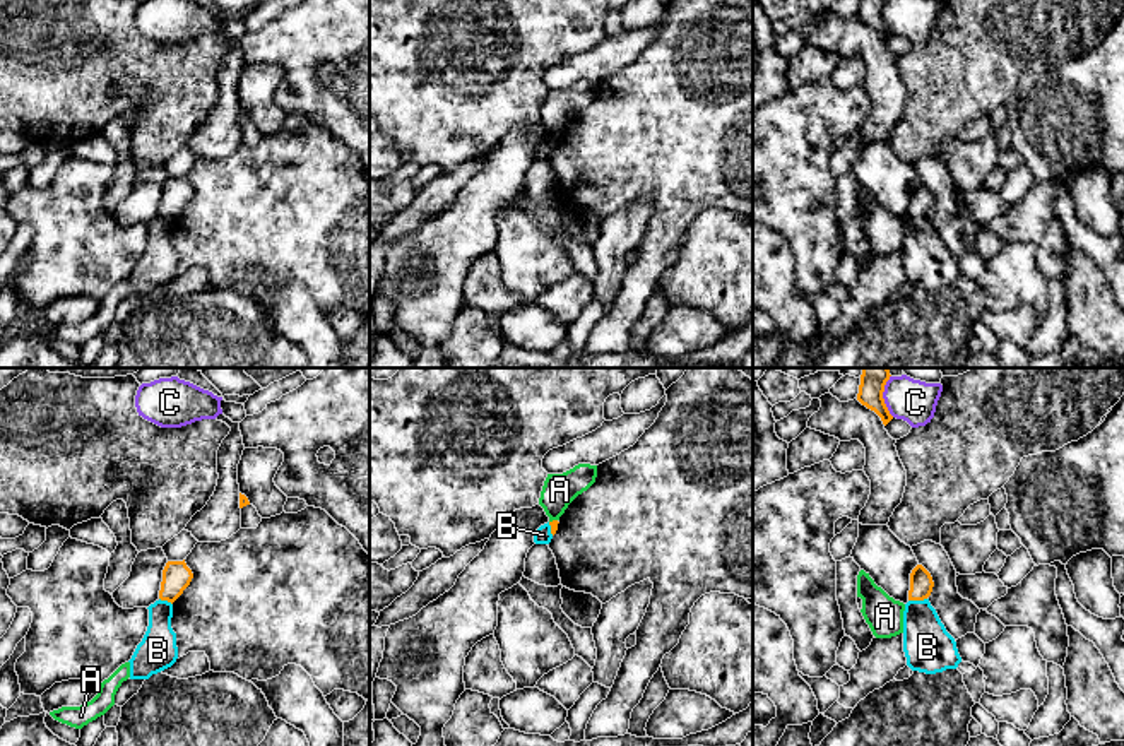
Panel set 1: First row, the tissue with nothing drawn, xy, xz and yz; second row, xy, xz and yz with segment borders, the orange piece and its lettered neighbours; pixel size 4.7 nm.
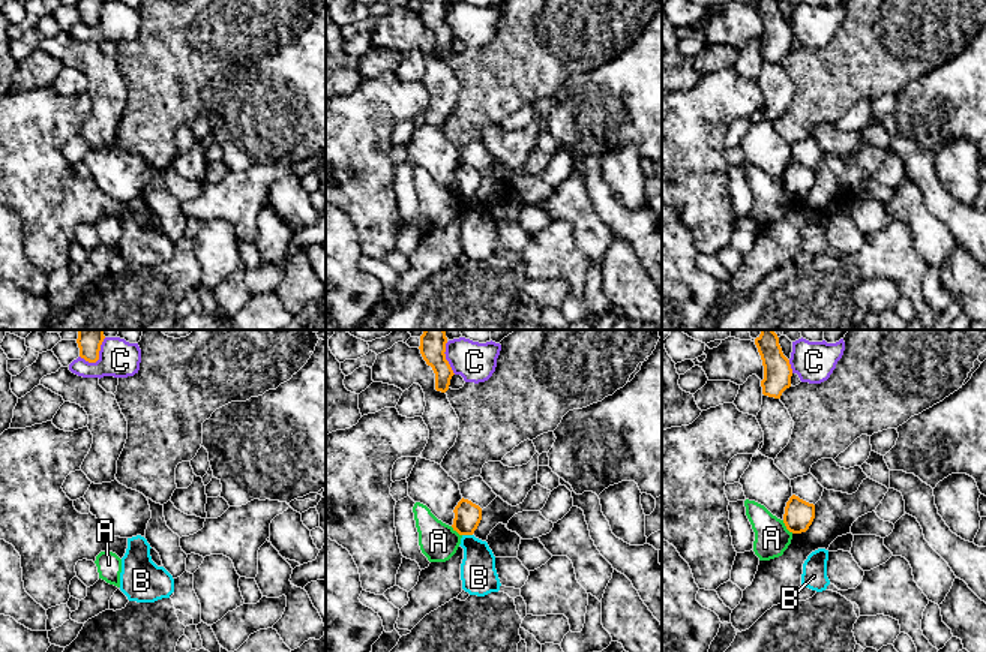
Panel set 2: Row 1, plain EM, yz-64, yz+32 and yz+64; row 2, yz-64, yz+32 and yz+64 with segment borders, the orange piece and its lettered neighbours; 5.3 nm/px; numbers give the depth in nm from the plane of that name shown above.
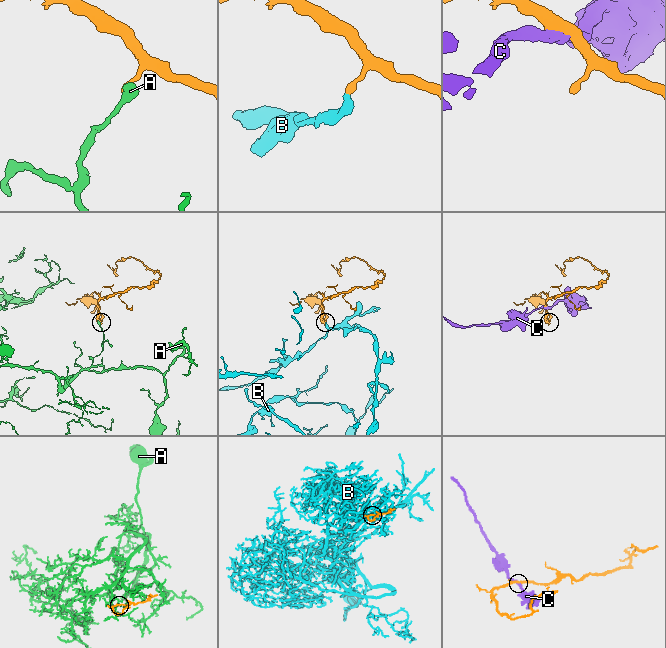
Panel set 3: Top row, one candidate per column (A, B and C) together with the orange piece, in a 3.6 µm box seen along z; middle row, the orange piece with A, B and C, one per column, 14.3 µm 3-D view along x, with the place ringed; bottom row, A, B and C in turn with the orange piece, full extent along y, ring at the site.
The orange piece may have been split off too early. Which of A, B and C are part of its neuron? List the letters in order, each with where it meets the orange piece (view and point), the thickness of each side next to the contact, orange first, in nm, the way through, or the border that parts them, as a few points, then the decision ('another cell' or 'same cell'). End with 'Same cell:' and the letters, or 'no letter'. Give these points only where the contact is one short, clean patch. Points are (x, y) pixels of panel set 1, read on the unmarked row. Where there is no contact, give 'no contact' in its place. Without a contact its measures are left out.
A: meets orange in xz at (553, 137); 40 nm thick on the orange side, 160 nm on the other; border along xz (556, 136), (550, 139); another cell
B: meets orange in yz at (917, 216); 110 nm thick on the orange side, 220 nm on the other; border along yz (926, 214), (909, 218); another cell
C: meets orange in yz at (883, 17); 110 nm thick on the orange side, 190 nm on the other; another cell
Same cell: no letter

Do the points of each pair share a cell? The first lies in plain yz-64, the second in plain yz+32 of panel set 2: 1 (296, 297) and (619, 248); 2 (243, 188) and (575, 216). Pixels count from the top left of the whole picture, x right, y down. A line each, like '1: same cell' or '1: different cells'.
1: same cell
2: same cell

